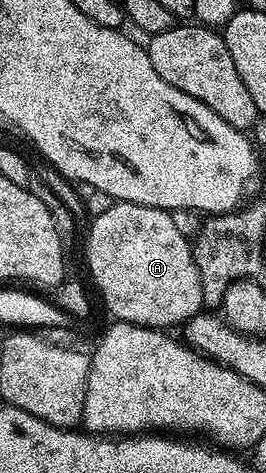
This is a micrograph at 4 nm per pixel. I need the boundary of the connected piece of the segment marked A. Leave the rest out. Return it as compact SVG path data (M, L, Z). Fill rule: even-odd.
M141 204L109 205L88 228L88 268L109 314L117 321L157 330L186 324L205 303L192 244L176 225L175 215Z

